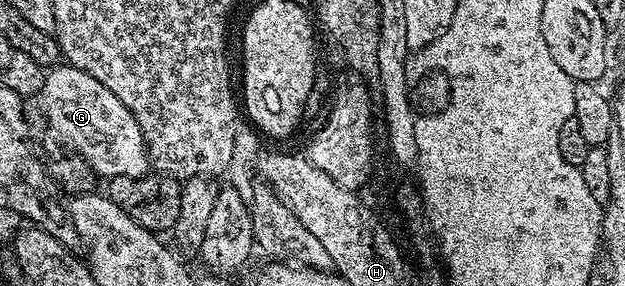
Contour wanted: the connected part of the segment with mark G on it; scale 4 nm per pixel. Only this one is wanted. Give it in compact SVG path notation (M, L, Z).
M57 64L45 73L38 98L39 101L44 101L44 114L48 117L49 124L56 129L55 137L62 140L65 147L80 154L82 160L86 160L86 164L90 164L90 168L101 179L107 180L118 176L142 178L149 173L148 146L144 142L142 128L138 128L138 120L134 120L130 108L126 108L126 104L122 104L122 100L118 100L118 96L114 96L114 92L110 92L106 84L98 84L94 76L78 68Z

